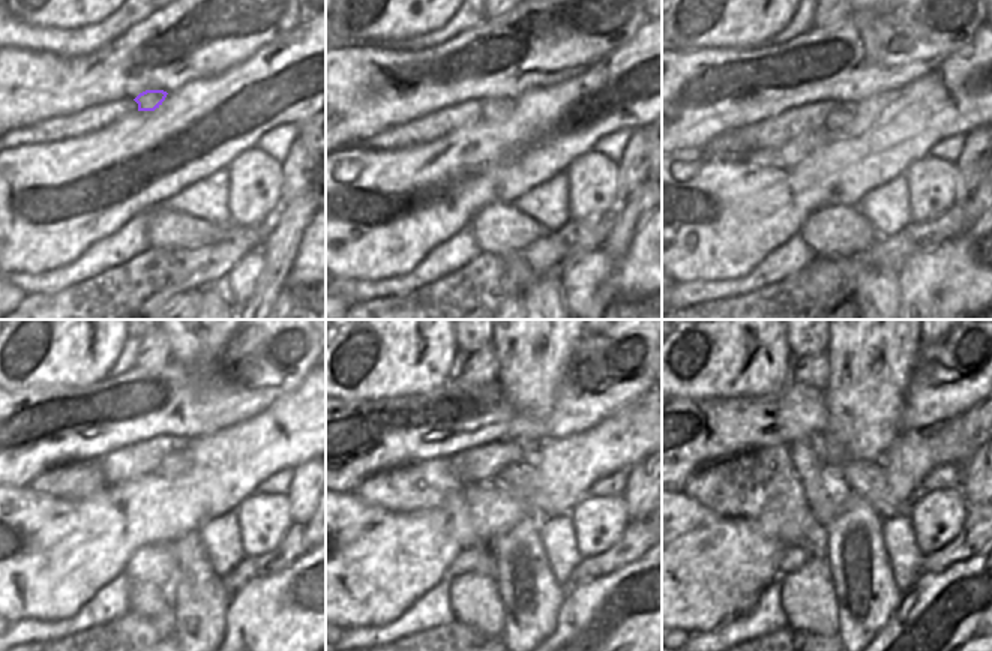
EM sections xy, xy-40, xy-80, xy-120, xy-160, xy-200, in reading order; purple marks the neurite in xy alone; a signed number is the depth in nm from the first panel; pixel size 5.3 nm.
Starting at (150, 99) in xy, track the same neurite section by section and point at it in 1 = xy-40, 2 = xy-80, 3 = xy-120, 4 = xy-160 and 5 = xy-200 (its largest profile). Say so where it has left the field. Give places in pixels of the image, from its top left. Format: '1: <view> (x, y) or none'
1: xy-40 (494, 110)
2: xy-80 (842, 114)
3: xy-120 (176, 464)
4: xy-160 (517, 476)
5: xy-200 (869, 480)

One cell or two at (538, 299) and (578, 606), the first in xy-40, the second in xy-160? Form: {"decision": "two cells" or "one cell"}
{"decision": "two cells"}

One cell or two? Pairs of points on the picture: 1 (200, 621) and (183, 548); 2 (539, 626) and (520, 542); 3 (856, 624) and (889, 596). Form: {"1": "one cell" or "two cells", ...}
{"1": "one cell", "2": "one cell", "3": "one cell"}

